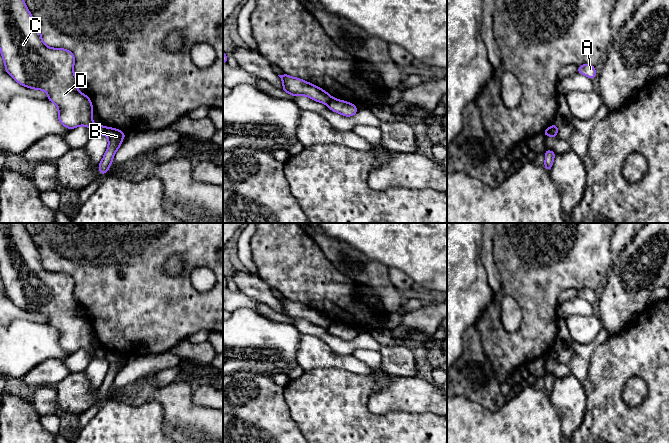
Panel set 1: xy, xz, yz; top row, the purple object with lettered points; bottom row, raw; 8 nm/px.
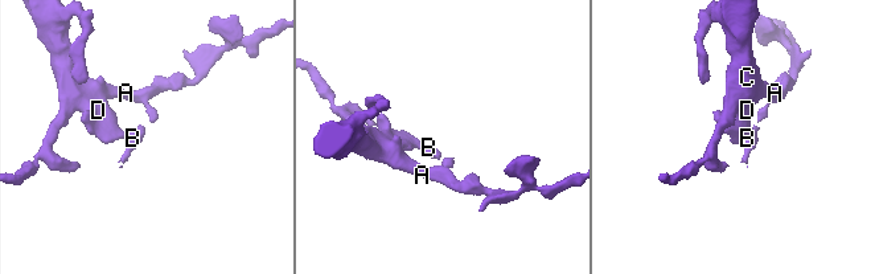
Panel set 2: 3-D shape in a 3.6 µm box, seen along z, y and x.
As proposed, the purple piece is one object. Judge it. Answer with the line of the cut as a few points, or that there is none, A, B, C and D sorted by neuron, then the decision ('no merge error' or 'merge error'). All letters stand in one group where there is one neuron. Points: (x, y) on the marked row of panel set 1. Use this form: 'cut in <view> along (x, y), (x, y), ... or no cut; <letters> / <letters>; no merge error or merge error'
cut in xy along (106, 127), (104, 134); A C D / B; merge error

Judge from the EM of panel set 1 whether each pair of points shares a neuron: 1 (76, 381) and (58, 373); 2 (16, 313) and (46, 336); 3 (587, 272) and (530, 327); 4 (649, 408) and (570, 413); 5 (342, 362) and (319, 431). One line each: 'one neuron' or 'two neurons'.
1: two neurons
2: two neurons
3: one neuron
4: two neurons
5: two neurons

